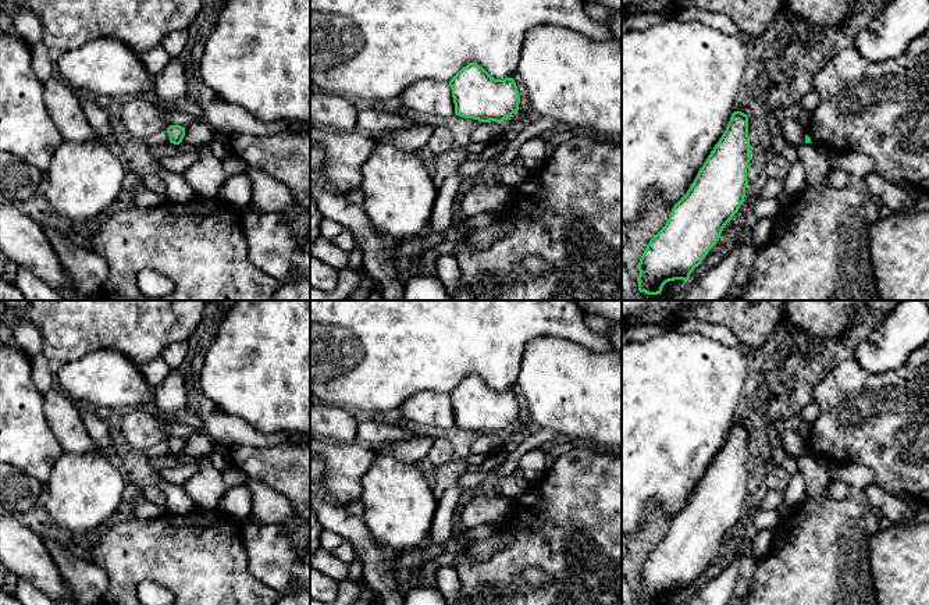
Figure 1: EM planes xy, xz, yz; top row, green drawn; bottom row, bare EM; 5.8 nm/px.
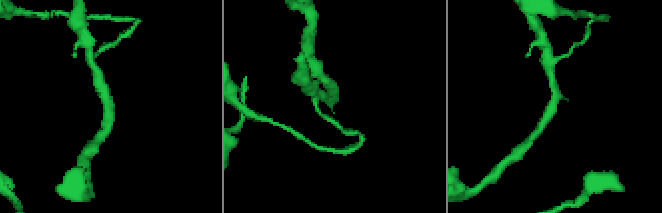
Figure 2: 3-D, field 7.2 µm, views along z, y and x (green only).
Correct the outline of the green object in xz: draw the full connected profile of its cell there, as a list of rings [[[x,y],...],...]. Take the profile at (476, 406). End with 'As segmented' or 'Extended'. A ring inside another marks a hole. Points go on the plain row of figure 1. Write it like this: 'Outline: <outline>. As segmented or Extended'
Outline: [[[477,374],[463,378],[449,398],[459,428],[501,435],[519,421],[520,406],[515,391],[495,391]]]. As segmented

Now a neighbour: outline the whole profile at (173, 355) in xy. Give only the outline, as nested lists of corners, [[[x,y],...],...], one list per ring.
[[[175,341],[163,350],[160,357],[168,364],[168,367],[179,369],[186,355],[188,341]]]

